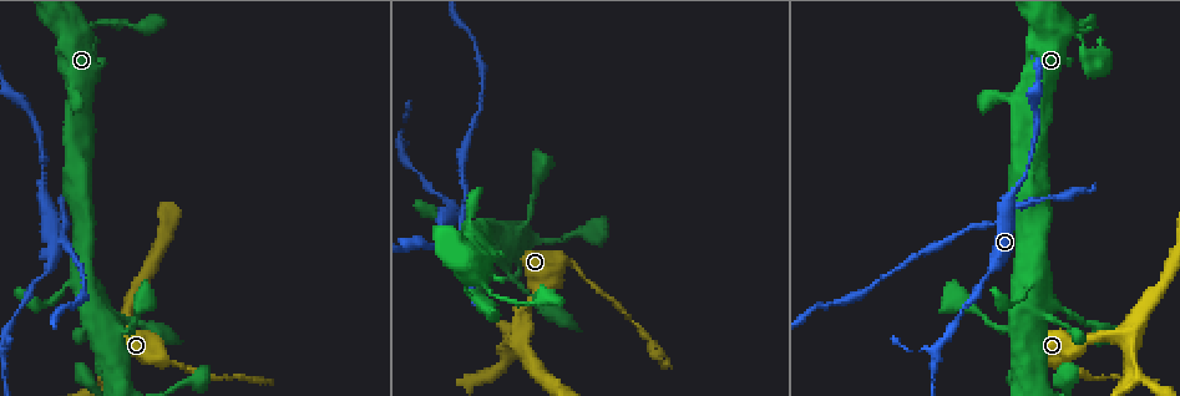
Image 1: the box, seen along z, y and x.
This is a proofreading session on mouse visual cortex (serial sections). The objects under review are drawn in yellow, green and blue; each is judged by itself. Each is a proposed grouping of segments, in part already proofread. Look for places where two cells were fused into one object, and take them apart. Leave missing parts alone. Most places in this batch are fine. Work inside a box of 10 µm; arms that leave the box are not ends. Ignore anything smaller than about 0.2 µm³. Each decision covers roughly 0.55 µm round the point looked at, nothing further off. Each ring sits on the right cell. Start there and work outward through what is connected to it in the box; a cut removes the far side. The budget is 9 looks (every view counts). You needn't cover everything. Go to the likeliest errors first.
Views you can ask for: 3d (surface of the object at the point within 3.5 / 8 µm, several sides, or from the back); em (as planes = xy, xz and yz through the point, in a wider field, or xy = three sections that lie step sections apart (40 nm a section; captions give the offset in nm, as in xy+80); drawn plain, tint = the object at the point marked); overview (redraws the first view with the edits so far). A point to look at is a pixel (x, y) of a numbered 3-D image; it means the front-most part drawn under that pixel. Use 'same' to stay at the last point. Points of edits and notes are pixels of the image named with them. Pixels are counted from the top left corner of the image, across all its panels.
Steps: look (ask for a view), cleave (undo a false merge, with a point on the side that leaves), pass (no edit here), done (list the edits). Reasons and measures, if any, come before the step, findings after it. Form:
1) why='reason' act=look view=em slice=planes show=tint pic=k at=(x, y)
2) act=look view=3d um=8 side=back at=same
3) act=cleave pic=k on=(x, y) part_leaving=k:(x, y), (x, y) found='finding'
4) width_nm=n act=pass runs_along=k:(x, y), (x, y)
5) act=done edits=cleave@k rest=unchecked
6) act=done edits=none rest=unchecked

why='thick turns thin' act=look view=3d um=3.5 pic=1 at=(40, 279)

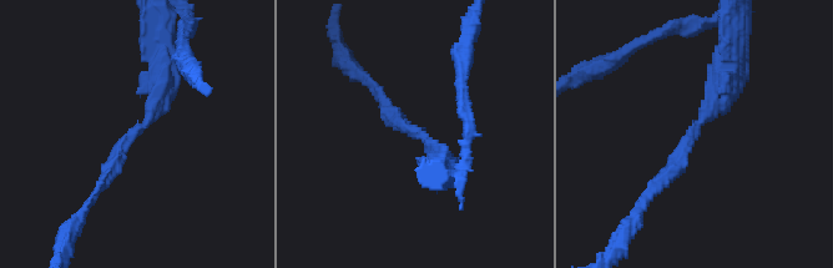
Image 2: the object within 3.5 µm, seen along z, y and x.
arm_widths_nm=200,350 why='now the EM' act=look view=em slice=xy step=3 show=tint pic=2 at=(139, 130)

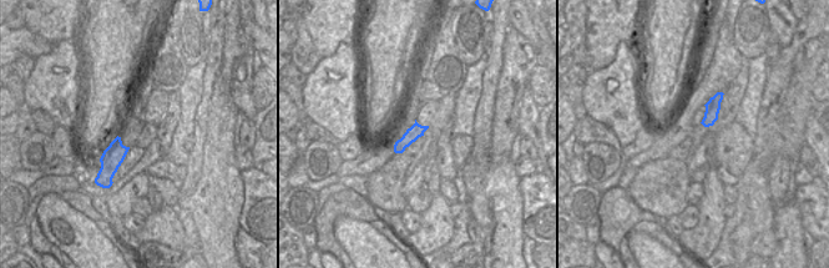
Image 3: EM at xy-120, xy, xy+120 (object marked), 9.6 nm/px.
act=look view=em slice=xy step=5 show=tint at=same

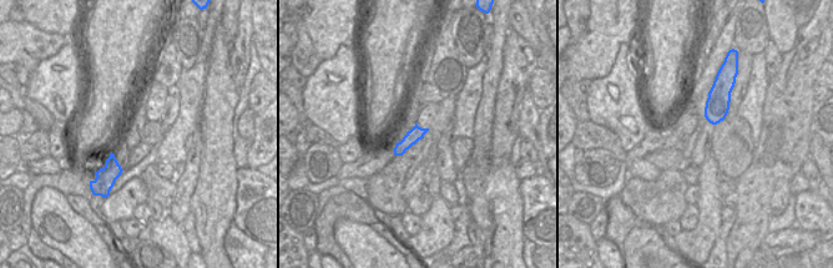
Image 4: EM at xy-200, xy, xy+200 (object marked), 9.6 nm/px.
act=pass runs_along=2:(732, 57), (718, 96), (655, 192) found='one cell here'

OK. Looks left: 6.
why='abrupt turn' act=look view=3d um=8 pic=1 at=(1013, 198)

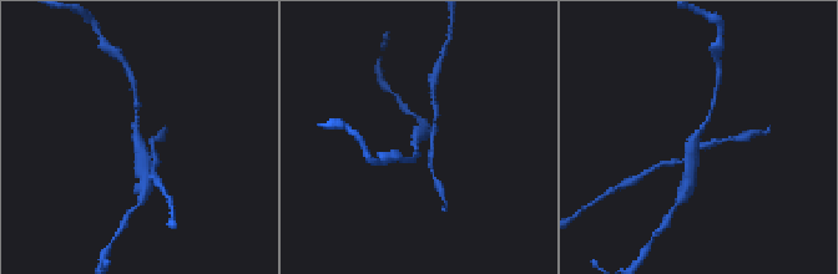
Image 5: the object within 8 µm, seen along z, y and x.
why='closer look' act=look view=3d um=3.5 at=same

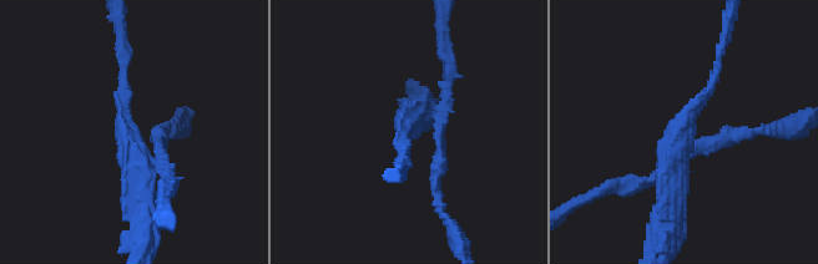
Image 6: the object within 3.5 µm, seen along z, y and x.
act=cleave pic=6 on=(617, 182) part_leaving=6:(654, 178), (619, 182), (584, 198) found='a second cell is stuck on'

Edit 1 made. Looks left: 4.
act=look view=overview

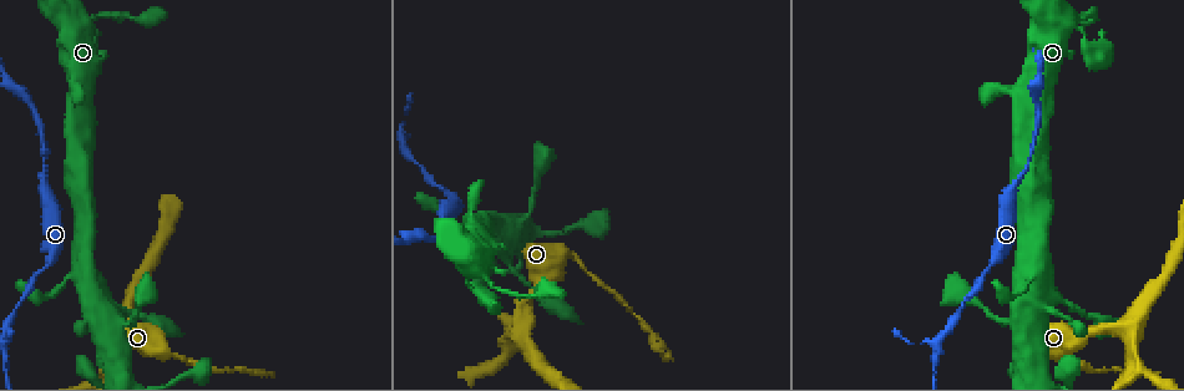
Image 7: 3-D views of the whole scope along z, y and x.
why='a fork' act=look view=3d um=3.5 pic=7 at=(1136, 367)

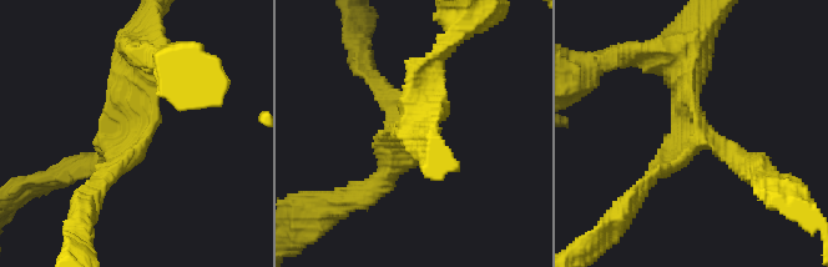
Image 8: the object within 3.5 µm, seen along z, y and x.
act=look view=em slice=planes show=tint pic=8 at=(139, 129)

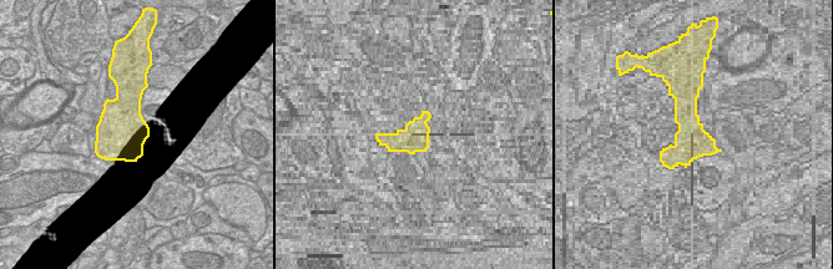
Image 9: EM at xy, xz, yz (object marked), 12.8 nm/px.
act=pass found='continuous, no second cell'

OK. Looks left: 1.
act=done edits=cleave@6 rest=unchecked

